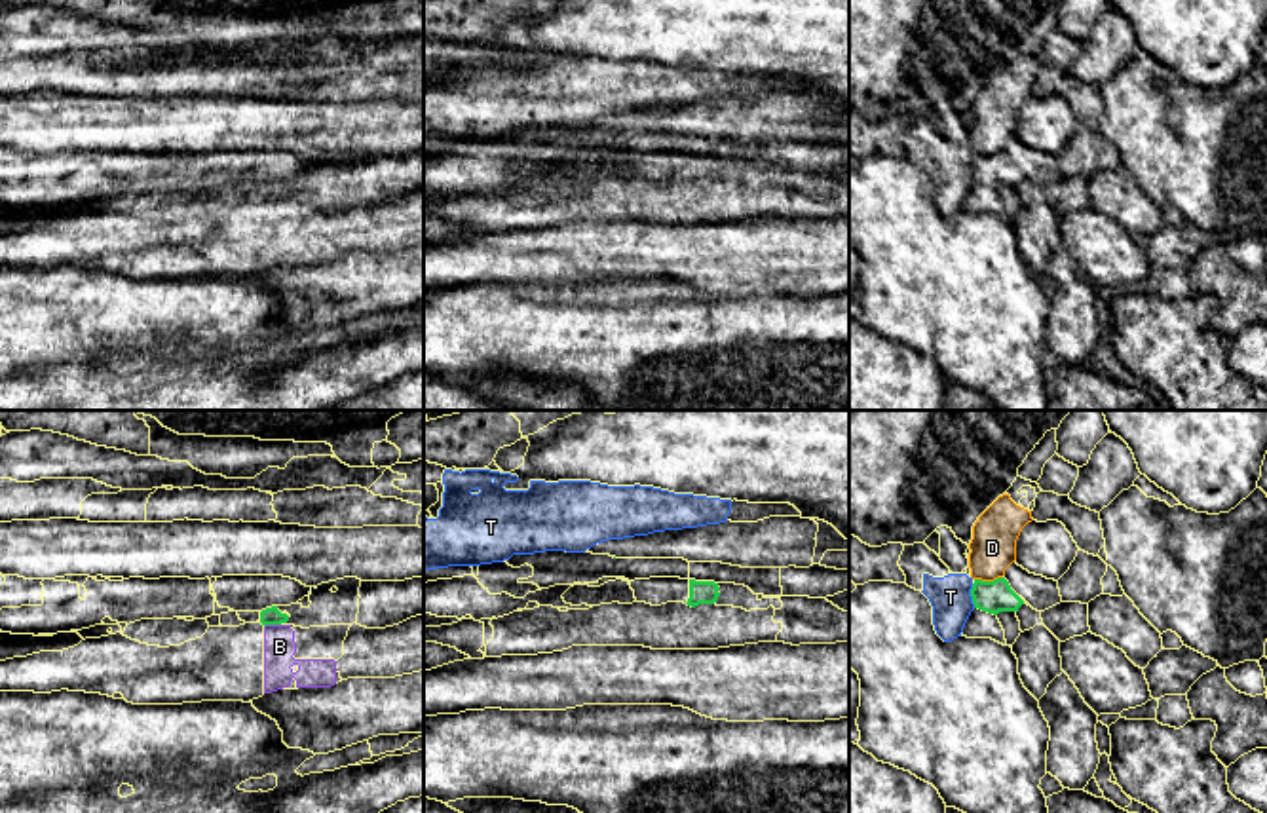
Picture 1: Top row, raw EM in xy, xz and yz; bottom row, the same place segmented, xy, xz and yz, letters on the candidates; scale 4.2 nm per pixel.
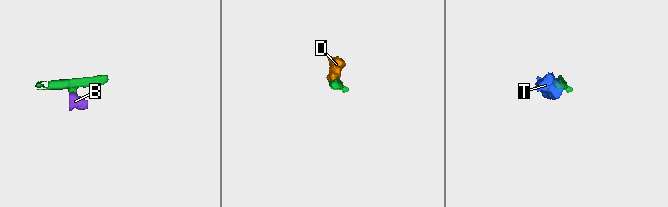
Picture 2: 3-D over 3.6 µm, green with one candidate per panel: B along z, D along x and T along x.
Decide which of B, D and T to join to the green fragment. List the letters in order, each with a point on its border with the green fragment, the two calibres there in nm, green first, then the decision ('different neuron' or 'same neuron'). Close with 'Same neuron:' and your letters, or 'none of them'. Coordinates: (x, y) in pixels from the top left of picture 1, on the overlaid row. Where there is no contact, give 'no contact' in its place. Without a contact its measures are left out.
B: meets green in xy at (272, 623); 80 nm thick on the green side, 140 nm on the other; different neuron
D: meets green in yz at (988, 582); 140 nm thick on the green side, 190 nm on the other; different neuron
T: meets green in yz at (971, 595); 140 nm thick on the green side, 180 nm on the other; different neuron
Same neuron: none of them

